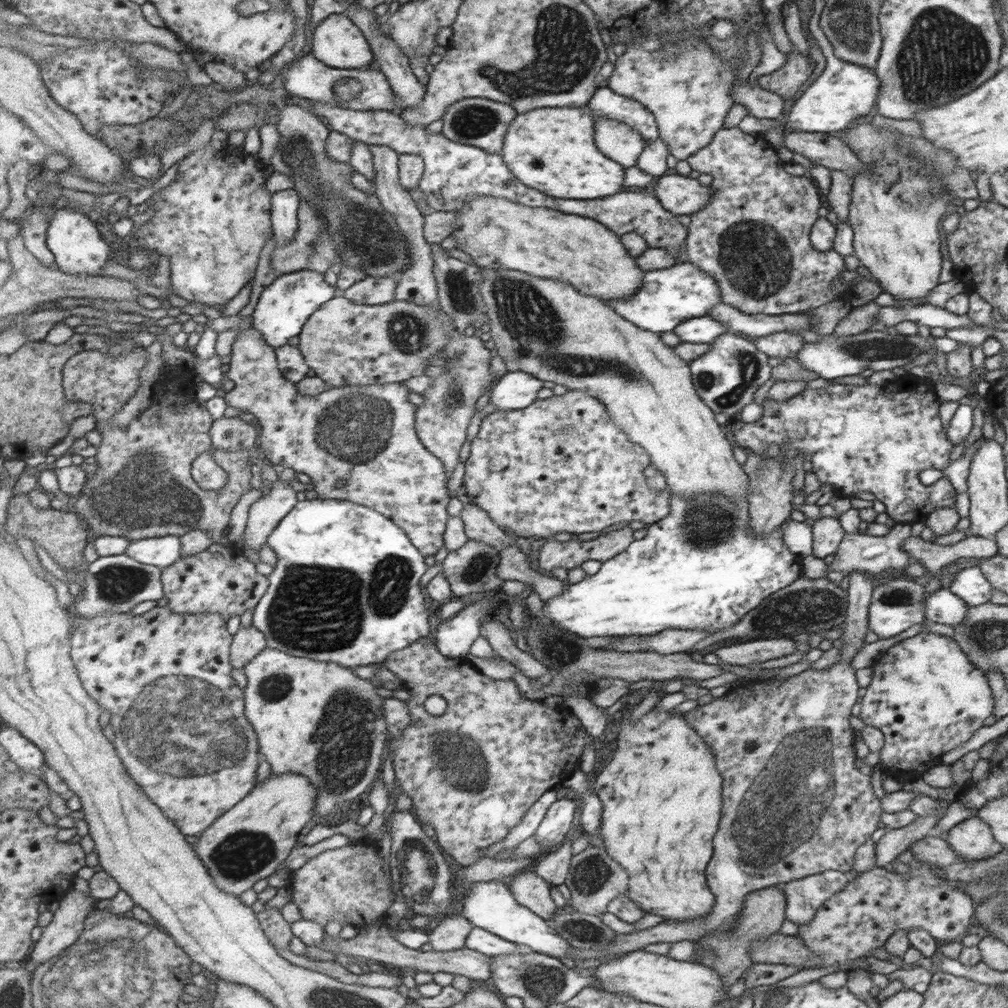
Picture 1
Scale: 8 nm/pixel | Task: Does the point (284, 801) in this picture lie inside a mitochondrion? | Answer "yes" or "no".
no

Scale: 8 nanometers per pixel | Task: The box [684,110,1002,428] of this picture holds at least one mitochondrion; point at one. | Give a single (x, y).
(924, 185)

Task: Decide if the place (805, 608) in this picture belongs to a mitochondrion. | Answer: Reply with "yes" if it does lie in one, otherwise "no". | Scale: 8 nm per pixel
yes

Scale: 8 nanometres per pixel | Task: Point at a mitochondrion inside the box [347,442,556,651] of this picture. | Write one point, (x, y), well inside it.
(474, 570)

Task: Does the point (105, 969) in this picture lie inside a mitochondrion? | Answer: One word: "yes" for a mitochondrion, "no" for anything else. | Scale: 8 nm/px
yes

